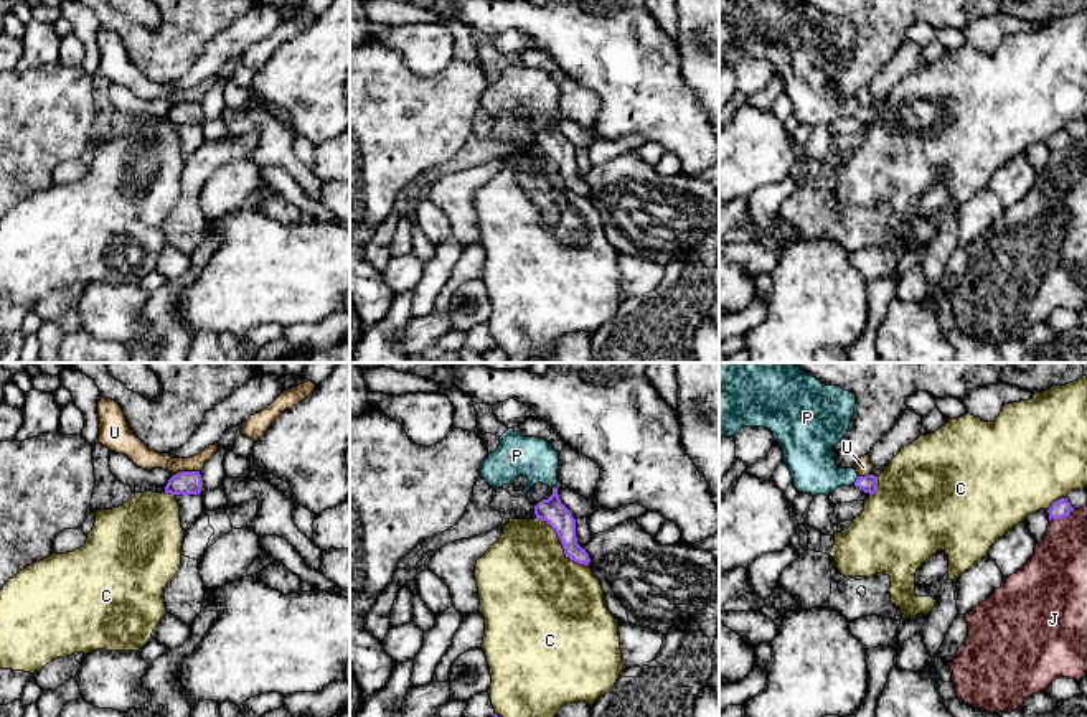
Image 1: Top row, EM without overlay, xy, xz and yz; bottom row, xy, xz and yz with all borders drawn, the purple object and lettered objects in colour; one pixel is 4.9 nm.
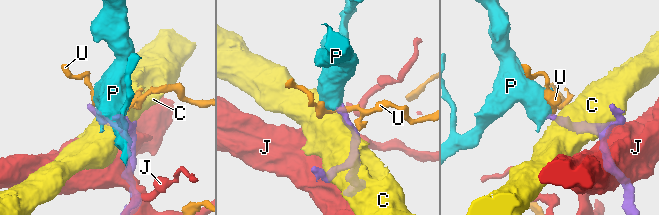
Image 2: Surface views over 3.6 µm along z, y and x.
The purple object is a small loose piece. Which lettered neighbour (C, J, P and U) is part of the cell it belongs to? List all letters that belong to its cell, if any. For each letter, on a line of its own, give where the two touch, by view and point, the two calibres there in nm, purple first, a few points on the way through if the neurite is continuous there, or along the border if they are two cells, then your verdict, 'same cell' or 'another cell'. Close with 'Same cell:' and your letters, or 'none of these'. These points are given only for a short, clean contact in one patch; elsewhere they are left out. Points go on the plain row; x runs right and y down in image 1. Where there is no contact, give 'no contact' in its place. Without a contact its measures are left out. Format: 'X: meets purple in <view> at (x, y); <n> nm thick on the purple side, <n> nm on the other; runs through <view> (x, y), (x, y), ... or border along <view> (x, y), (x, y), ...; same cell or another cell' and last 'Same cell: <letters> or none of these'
C: meets purple in xz at (561, 173); 120 nm thick on the purple side, 460 nm on the other; another cell
J: meets purple in yz at (1061, 149); 90 nm thick on the purple side, 280 nm on the other; another cell
P: meets purple in yz at (856, 111); 90 nm thick on the purple side, 220 nm on the other; runs through yz (868, 114), (856, 111), (827, 107), (810, 91); same cell
U: meets purple in xy at (185, 103); 110 nm thick on the purple side, 100 nm on the other; border along xy (198, 101), (180, 101), (174, 106); another cell
Same cell: P

